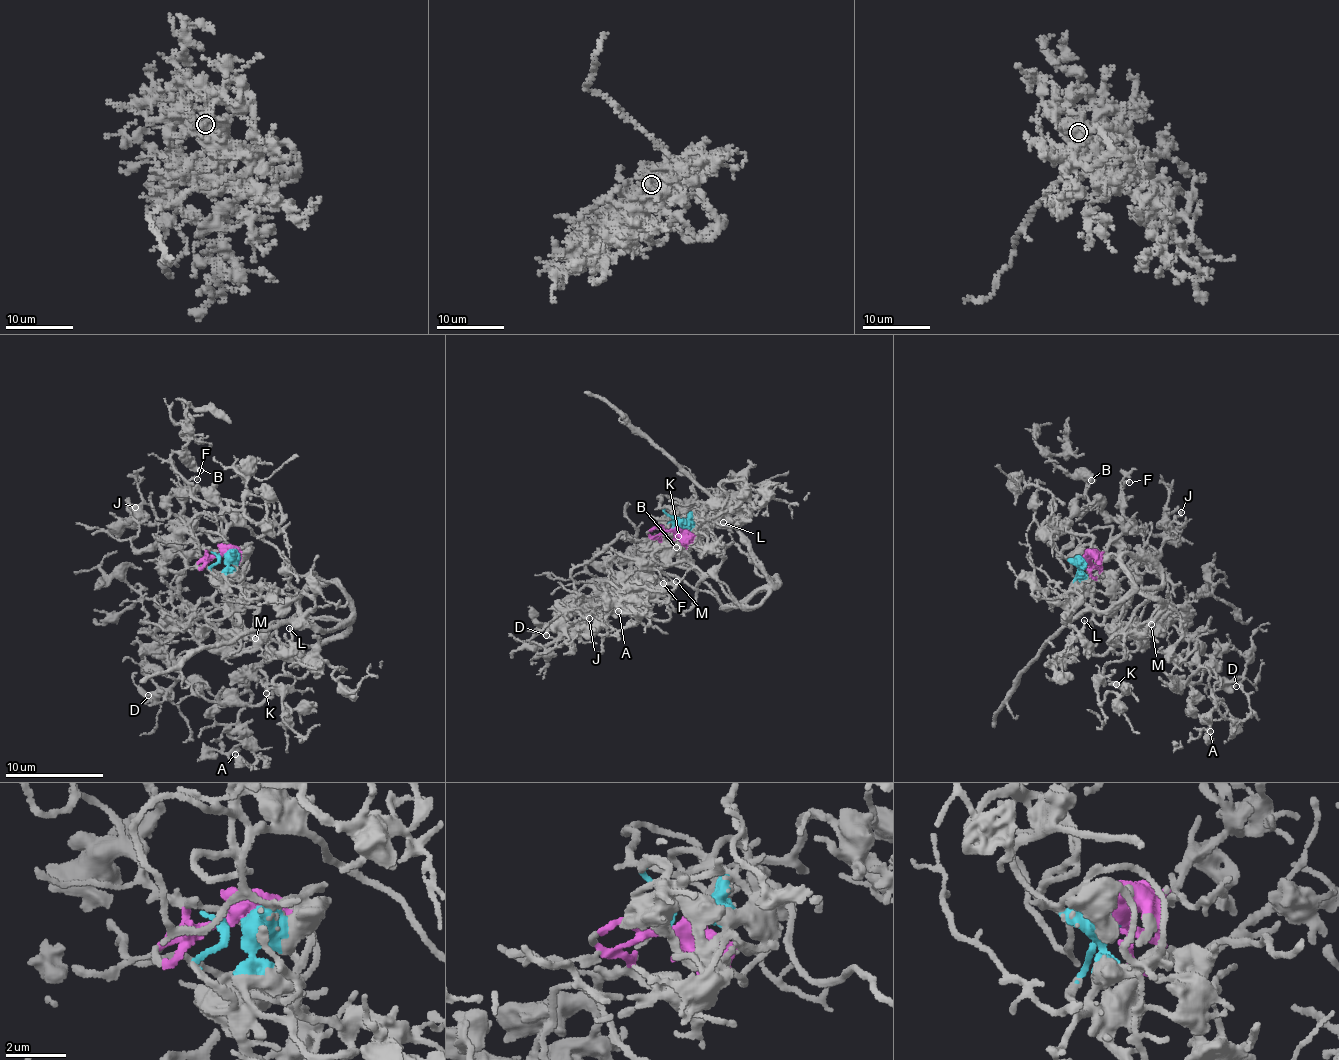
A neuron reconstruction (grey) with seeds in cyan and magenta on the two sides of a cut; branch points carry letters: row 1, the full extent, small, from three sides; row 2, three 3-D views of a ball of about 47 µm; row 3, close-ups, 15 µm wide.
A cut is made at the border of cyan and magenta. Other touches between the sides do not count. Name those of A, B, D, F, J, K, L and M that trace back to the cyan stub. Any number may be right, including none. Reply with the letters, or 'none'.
A, B, D, J, K, L, M

